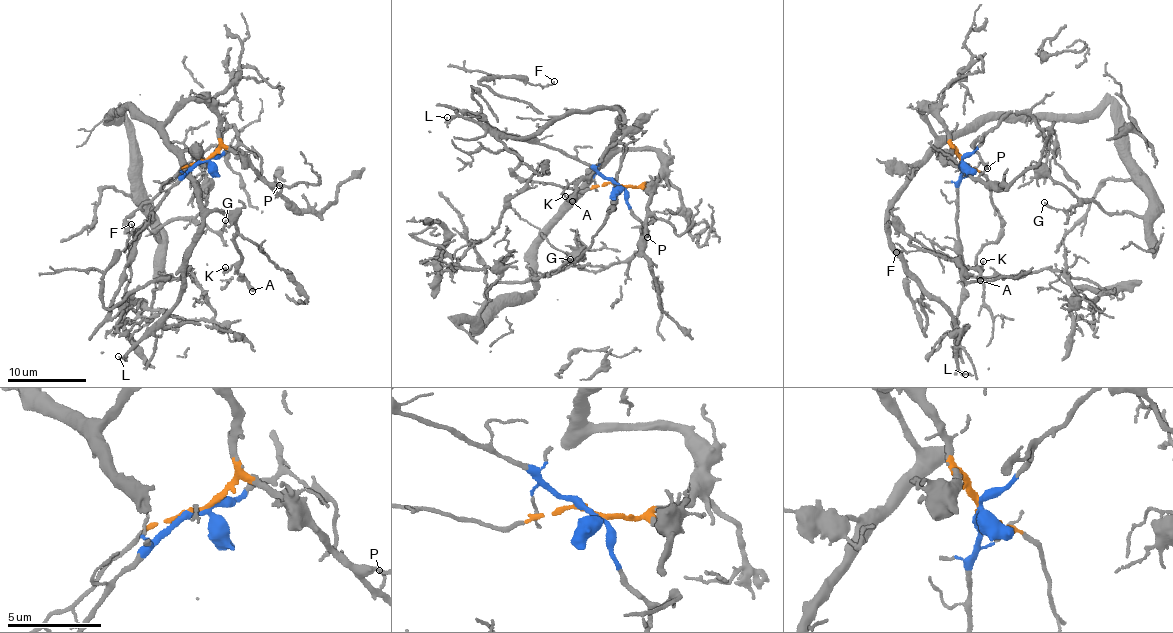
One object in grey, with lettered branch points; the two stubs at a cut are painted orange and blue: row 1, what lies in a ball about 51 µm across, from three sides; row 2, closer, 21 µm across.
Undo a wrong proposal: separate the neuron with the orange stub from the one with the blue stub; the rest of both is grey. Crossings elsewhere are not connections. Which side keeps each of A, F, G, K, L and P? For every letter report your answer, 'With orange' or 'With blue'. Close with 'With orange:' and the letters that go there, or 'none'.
A: With orange
F: With orange
G: With orange
K: With orange
L: With orange
P: With orange
With orange: A, F, G, K, L, P

